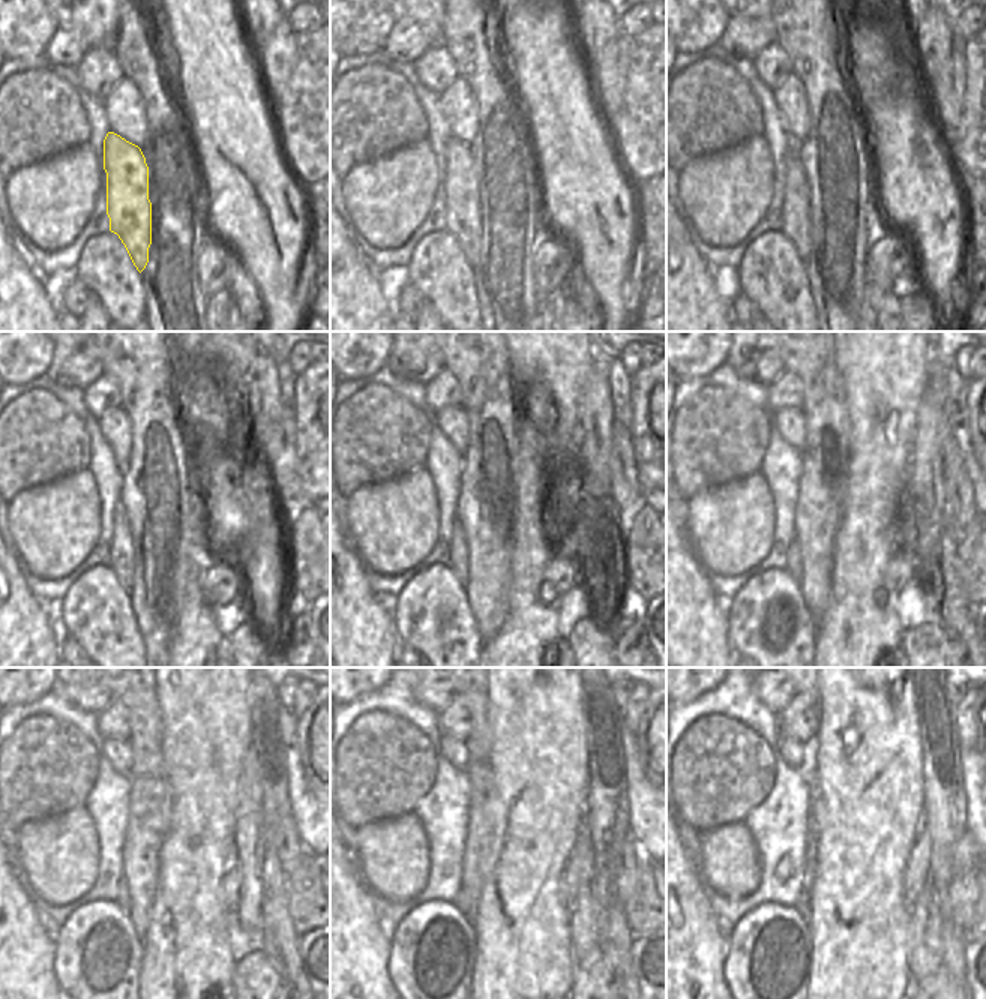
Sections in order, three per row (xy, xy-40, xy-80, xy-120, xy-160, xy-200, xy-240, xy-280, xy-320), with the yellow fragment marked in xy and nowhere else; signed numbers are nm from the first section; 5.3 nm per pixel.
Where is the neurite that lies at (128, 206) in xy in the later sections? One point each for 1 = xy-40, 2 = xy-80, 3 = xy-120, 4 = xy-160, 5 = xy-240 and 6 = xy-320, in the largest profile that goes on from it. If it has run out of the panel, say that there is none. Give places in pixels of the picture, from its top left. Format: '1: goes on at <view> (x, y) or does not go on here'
1: goes on at xy-40 (462, 212)
2: goes on at xy-80 (796, 206)
3: goes on at xy-120 (122, 546)
4: goes on at xy-160 (458, 558)
5: goes on at xy-240 (123, 899)
6: goes on at xy-320 (802, 905)

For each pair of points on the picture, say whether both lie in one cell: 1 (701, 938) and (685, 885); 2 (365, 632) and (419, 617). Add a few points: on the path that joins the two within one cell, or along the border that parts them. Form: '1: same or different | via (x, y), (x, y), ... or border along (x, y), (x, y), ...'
1: same | via (688, 924), (685, 921), (685, 899)
2: different | border along (390, 612), (390, 621), (401, 644)

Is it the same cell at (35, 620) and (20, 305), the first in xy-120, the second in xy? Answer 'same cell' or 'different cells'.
same cell

